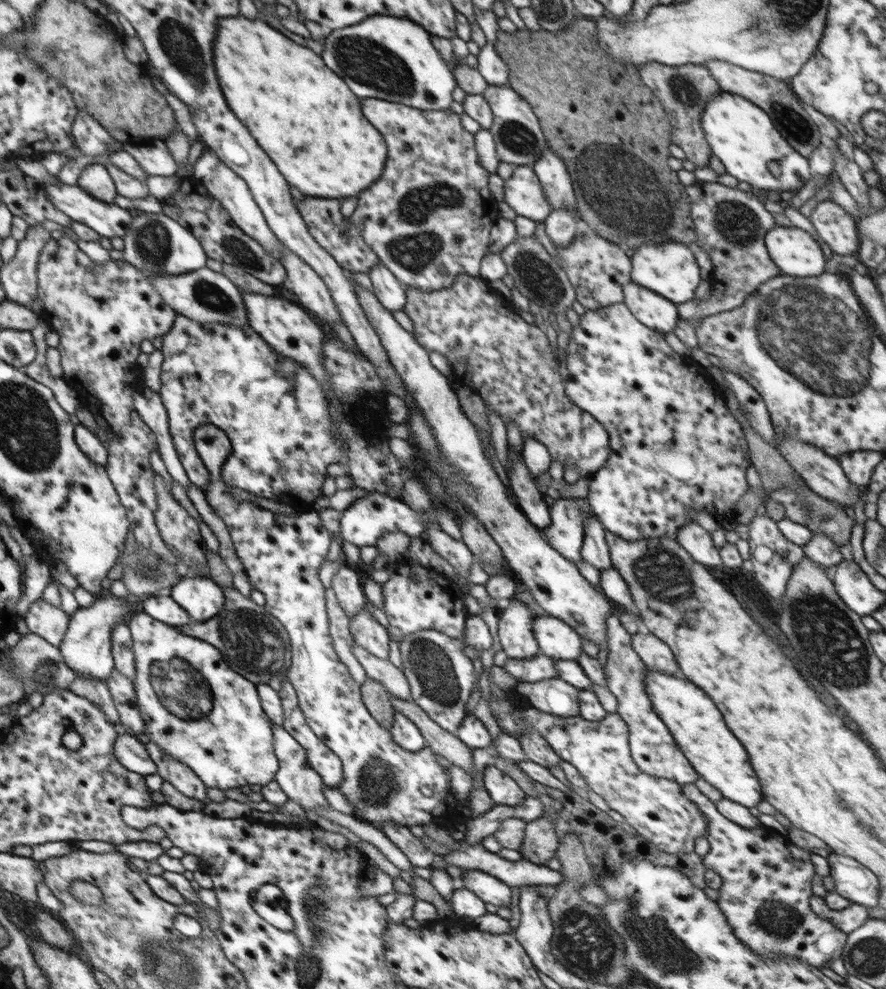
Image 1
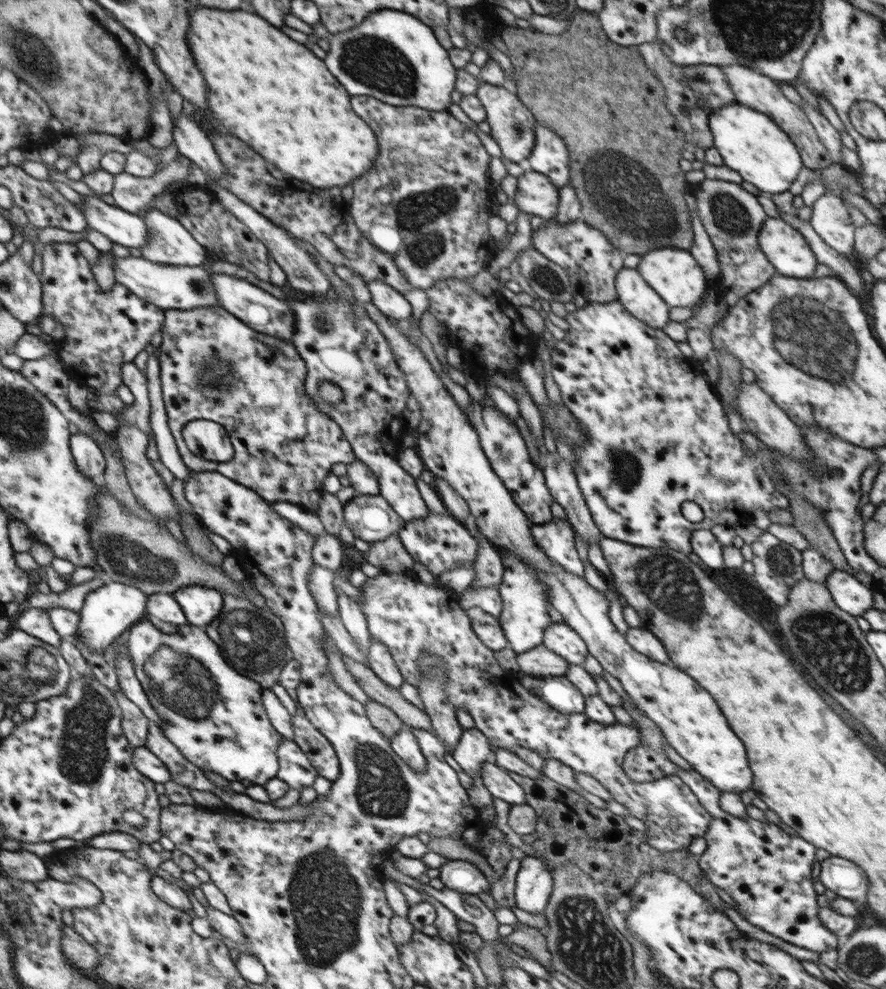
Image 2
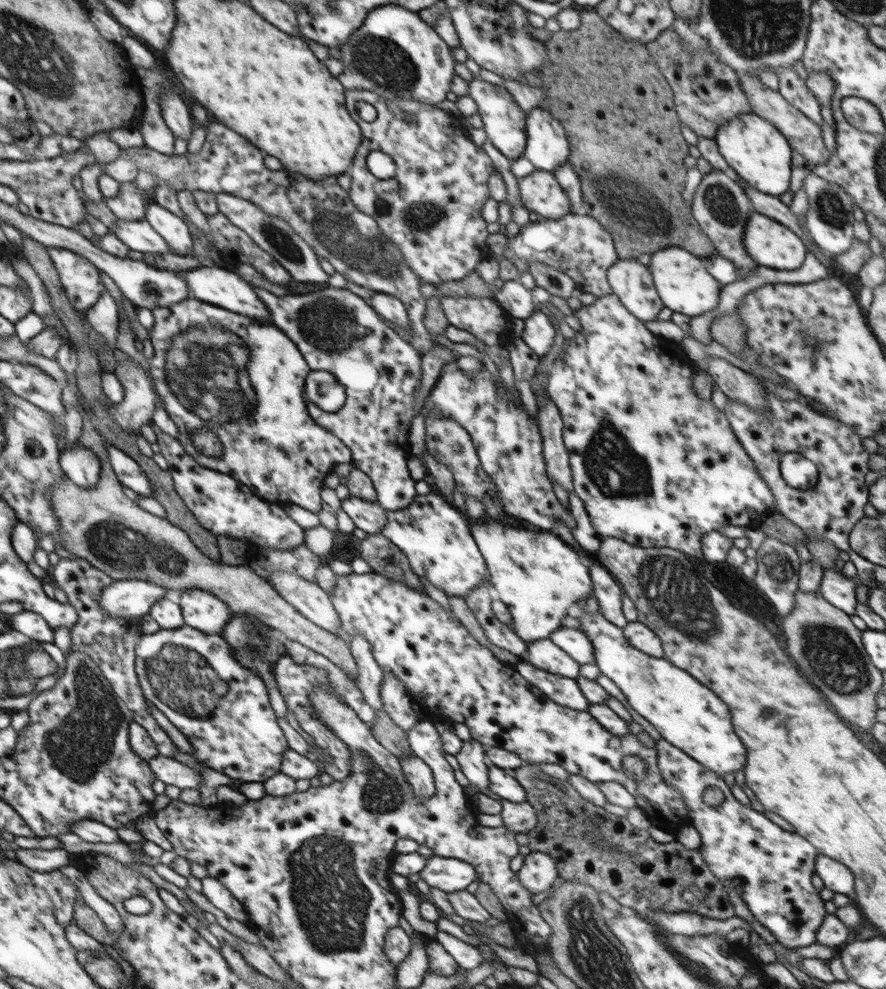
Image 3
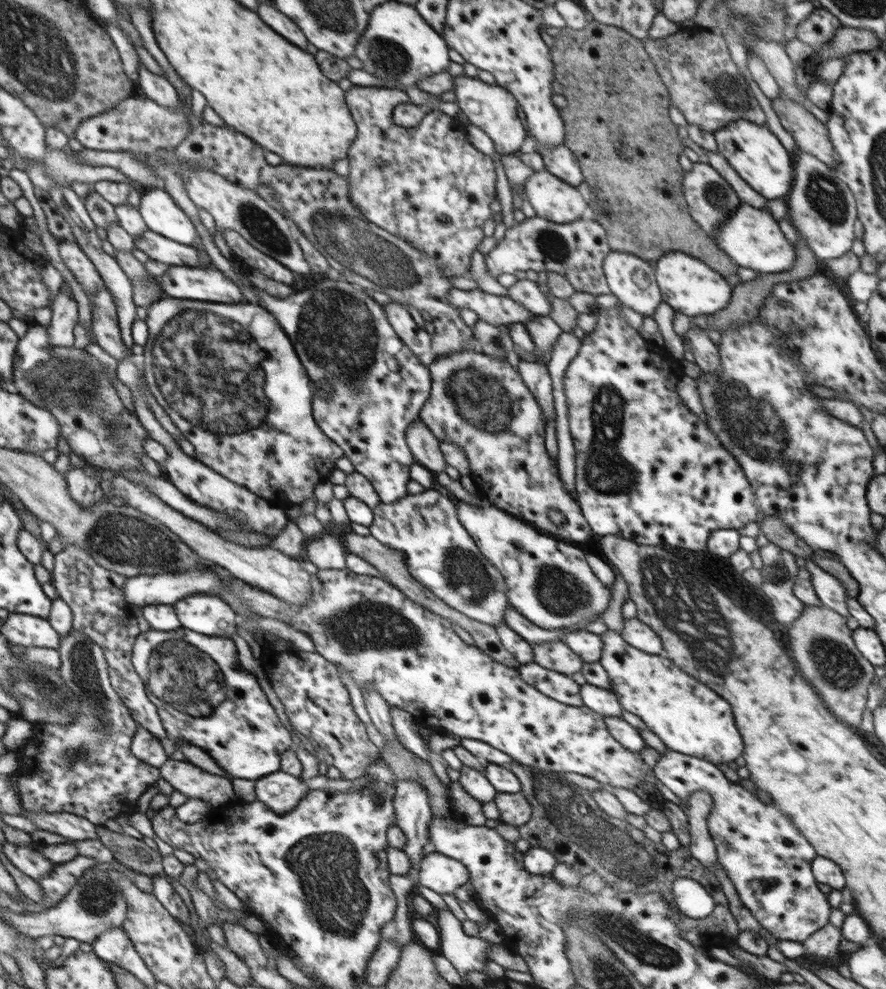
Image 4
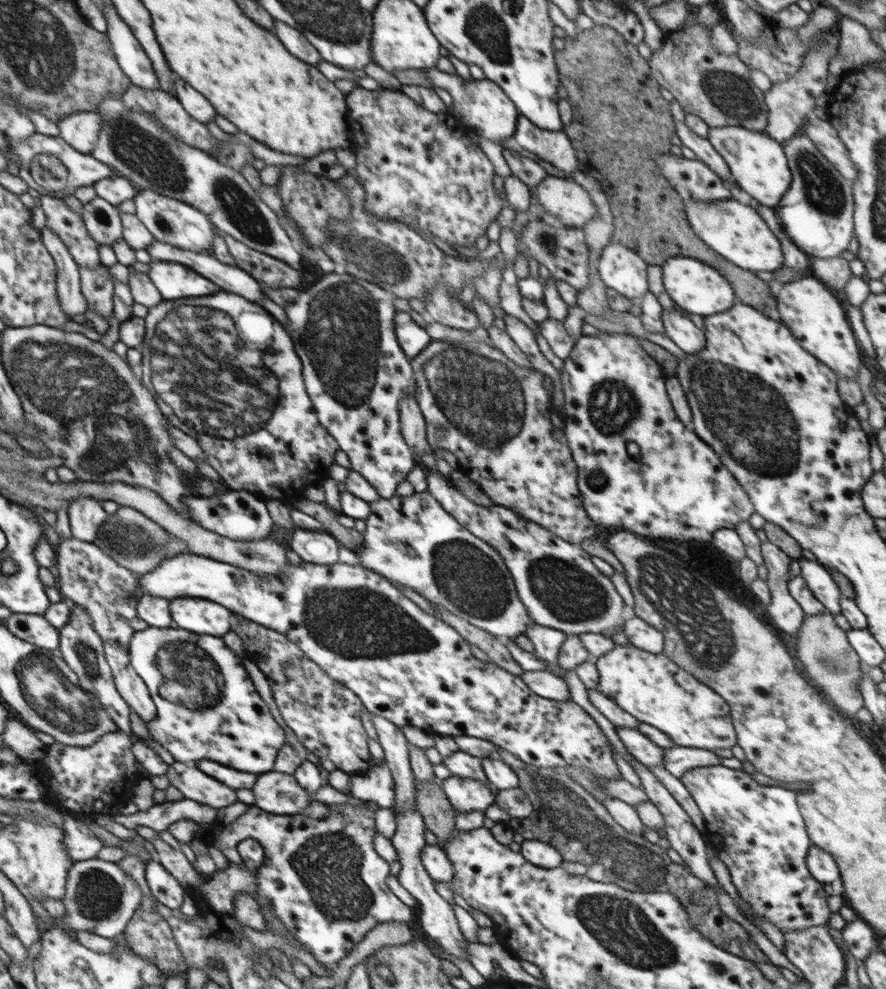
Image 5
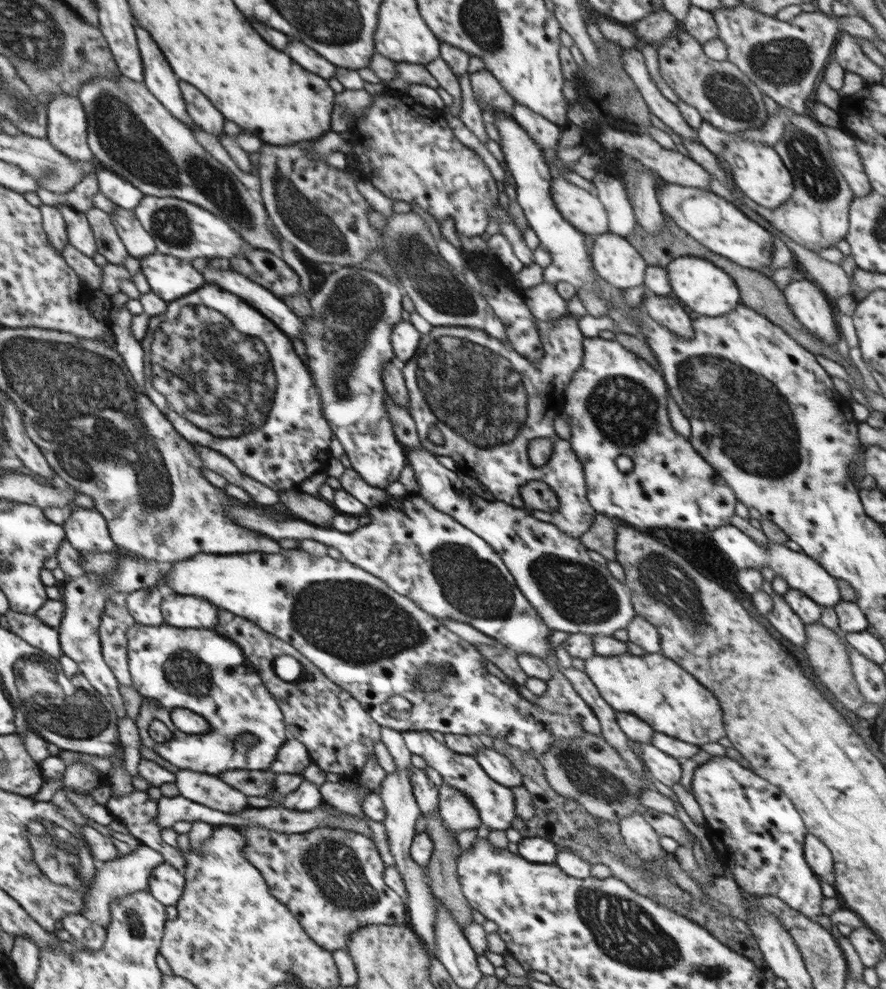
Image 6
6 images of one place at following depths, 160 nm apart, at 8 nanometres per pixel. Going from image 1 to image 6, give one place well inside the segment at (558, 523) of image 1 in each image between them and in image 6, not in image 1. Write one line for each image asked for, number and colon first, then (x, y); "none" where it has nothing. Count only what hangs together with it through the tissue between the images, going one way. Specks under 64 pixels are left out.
2: (556, 539)
3: (538, 576)
4: (549, 581)
5: (561, 588)
6: (572, 593)

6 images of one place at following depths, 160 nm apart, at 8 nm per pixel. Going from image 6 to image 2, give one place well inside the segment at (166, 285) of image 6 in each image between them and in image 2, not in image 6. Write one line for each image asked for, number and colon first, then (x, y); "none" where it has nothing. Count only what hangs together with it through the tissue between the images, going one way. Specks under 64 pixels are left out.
2: (266, 314)
3: (216, 285)
4: (205, 284)
5: (173, 280)

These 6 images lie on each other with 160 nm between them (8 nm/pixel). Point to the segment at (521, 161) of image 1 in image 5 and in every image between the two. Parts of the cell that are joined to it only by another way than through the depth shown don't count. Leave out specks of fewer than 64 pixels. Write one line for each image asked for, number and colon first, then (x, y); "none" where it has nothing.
2: (512, 124)
3: (504, 121)
4: (490, 106)
5: (484, 107)

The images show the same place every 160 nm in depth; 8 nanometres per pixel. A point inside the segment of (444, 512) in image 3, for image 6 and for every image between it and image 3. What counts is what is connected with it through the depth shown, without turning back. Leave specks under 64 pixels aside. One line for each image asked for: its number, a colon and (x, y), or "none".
4: (438, 552)
5: (415, 543)
6: (445, 569)

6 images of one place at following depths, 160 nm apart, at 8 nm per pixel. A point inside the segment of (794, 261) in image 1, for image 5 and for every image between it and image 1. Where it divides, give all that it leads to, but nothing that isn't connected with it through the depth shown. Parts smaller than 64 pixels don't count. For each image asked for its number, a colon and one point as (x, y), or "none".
2: (784, 246)
3: (772, 245)
4: (752, 238)
5: (736, 231)

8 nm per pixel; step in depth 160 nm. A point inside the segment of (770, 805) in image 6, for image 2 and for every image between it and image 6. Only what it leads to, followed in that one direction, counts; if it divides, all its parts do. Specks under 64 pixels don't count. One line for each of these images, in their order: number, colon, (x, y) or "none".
2: (768, 873)
3: (771, 867)
4: (767, 858)
5: (758, 832)

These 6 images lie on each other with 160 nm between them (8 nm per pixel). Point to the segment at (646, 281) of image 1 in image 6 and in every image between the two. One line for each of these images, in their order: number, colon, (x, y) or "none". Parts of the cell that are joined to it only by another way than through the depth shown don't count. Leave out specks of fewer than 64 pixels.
2: (673, 273)
3: (684, 285)
4: (689, 286)
5: (693, 285)
6: (700, 285)

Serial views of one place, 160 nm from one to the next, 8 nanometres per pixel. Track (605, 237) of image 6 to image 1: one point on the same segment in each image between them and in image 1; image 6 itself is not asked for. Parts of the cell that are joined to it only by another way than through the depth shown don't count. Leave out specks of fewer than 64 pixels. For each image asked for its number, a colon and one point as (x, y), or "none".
1: (654, 311)
2: (640, 299)
3: (632, 282)
4: (632, 281)
5: (620, 268)

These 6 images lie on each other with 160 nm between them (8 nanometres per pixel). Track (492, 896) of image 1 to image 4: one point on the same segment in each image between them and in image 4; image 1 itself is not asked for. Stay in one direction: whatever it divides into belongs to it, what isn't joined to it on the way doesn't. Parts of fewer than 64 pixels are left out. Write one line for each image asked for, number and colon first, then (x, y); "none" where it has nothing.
2: (461, 876)
3: (449, 874)
4: (443, 874)

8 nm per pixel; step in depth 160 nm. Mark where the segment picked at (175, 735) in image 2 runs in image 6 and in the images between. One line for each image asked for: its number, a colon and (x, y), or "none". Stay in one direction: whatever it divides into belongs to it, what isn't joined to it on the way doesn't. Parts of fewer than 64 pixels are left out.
3: (223, 709)
4: (204, 697)
5: (186, 673)
6: (175, 667)

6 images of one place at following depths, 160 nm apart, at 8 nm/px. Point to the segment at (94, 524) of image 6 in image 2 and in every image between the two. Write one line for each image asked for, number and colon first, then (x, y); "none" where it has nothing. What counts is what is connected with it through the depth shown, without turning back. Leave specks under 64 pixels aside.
2: (89, 457)
3: (81, 465)
4: (86, 490)
5: (86, 514)

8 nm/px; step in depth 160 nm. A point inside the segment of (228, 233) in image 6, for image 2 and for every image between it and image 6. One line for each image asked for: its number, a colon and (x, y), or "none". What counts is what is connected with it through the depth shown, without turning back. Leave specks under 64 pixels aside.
2: (168, 242)
3: (171, 228)
4: (161, 214)
5: (172, 221)

